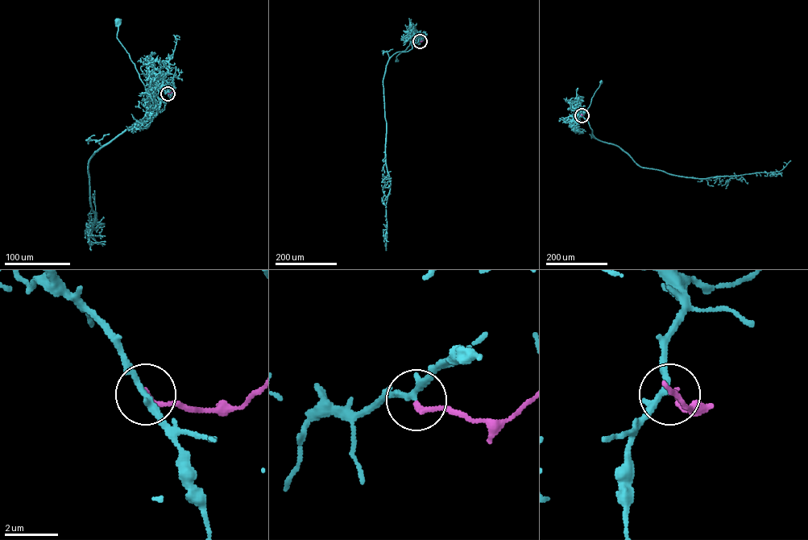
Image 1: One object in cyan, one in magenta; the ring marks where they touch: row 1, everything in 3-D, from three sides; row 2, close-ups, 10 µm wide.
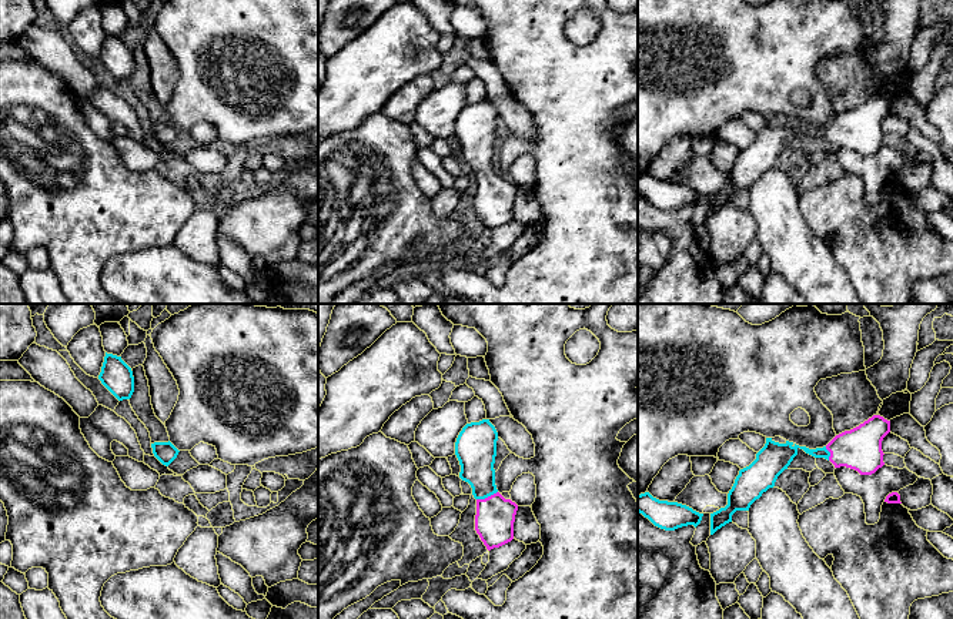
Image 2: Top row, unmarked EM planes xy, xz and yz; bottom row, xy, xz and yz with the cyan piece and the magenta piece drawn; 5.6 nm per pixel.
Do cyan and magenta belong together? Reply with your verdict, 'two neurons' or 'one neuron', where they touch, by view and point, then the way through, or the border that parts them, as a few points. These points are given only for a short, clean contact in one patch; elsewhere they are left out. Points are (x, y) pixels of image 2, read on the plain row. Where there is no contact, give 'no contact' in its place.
one neuron; contact xz (487, 177); way xz (477, 134), (477, 150), (487, 177), (494, 193), (494, 203)

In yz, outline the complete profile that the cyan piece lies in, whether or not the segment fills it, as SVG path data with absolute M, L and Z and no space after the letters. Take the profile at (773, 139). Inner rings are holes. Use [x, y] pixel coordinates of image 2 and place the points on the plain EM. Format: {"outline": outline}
{"outline": "M873 96L859 107L836 116L823 128L809 130L789 121L779 124L766 118L756 140L739 151L728 174L728 185L710 194L710 215L732 203L732 195L736 191L749 191L763 173L773 168L778 157L788 150L797 135L799 128L815 138L830 141L835 148L846 147L860 155L872 155L885 145L882 121L889 113L890 101Z"}

